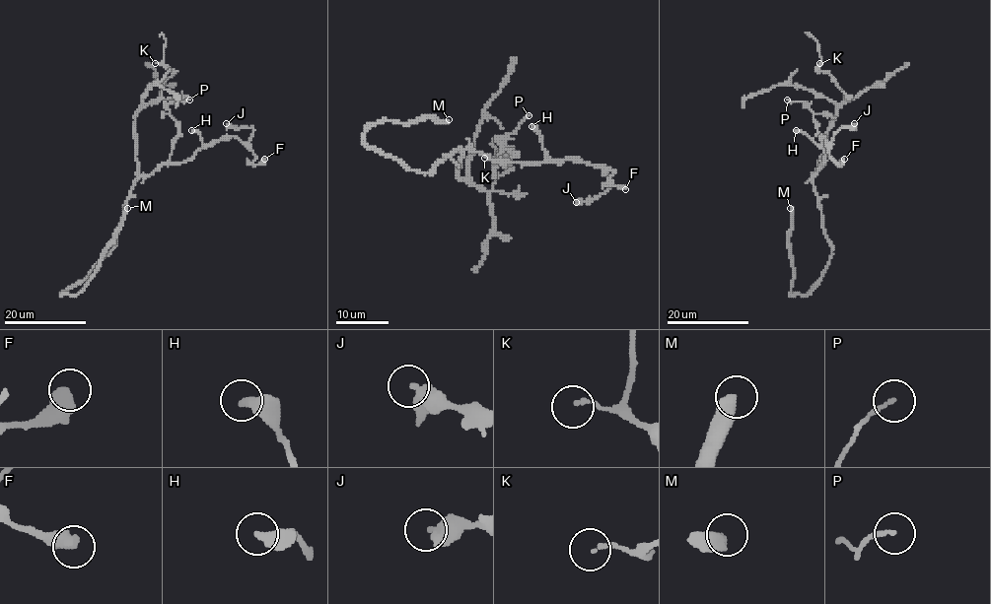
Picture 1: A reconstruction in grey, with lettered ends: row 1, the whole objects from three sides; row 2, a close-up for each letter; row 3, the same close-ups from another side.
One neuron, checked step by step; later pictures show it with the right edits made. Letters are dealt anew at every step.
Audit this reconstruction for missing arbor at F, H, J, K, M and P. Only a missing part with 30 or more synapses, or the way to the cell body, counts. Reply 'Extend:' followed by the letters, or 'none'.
Extend: M

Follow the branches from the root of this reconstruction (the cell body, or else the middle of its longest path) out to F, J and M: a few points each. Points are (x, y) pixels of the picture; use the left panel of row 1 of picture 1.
F: (123, 215), (141, 177), (162, 165), (184, 163), (223, 138), (239, 137), (255, 156), (254, 164), (264, 159)
J: (123, 215), (132, 185), (162, 165), (184, 163), (198, 150), (231, 136), (246, 146), (253, 129), (226, 123)
M: (123, 215), (115, 246), (83, 280), (67, 288), (61, 296), (77, 295), (83, 289), (127, 208)

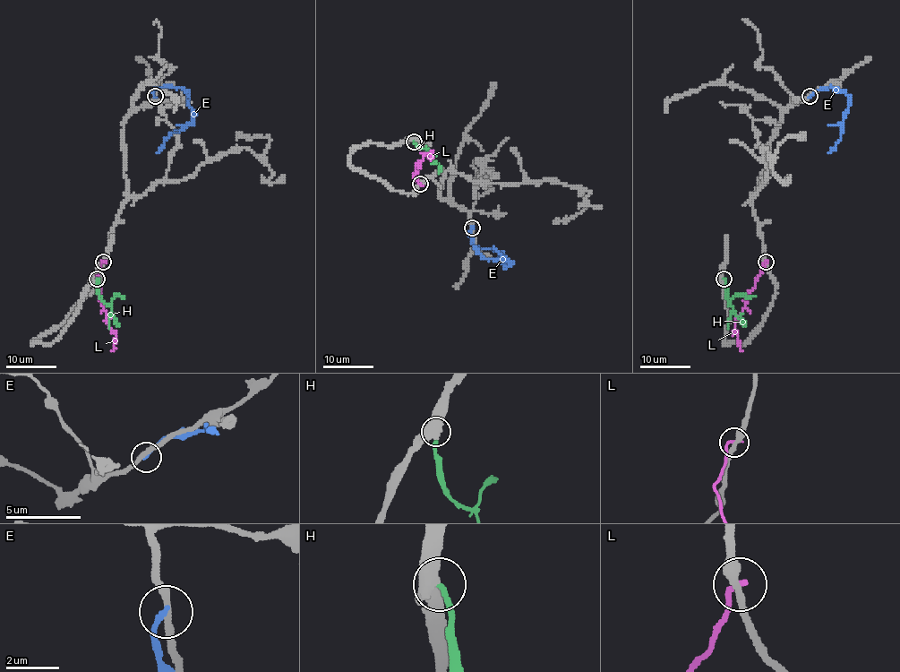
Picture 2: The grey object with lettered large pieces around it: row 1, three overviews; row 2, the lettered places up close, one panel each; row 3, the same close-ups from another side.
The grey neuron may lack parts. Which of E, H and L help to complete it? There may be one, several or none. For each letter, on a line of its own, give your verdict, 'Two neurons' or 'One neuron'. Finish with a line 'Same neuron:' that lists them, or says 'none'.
E: Two neurons
H: One neuron
L: Two neurons
Same neuron: H

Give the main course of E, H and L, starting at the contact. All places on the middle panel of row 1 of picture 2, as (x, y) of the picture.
E: (471, 228), (470, 240), (475, 246), (490, 248), (505, 268), (509, 264), (509, 261), (485, 259), (475, 245)
H: (414, 141), (429, 149), (439, 166), (439, 172)
L: (420, 184), (414, 176), (415, 166), (425, 153), (432, 156), (429, 159)

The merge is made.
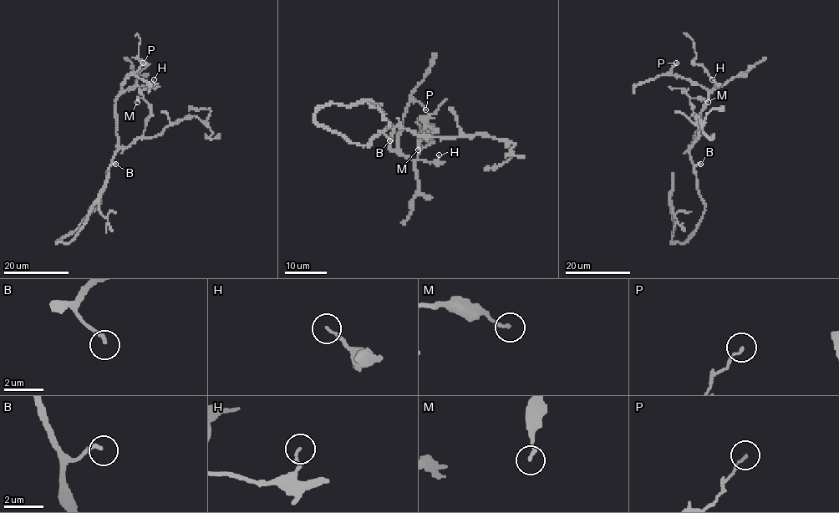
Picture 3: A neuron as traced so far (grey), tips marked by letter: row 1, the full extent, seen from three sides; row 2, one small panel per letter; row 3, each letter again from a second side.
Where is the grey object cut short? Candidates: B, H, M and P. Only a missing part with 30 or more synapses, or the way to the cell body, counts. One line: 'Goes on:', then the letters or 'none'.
Goes on: none

